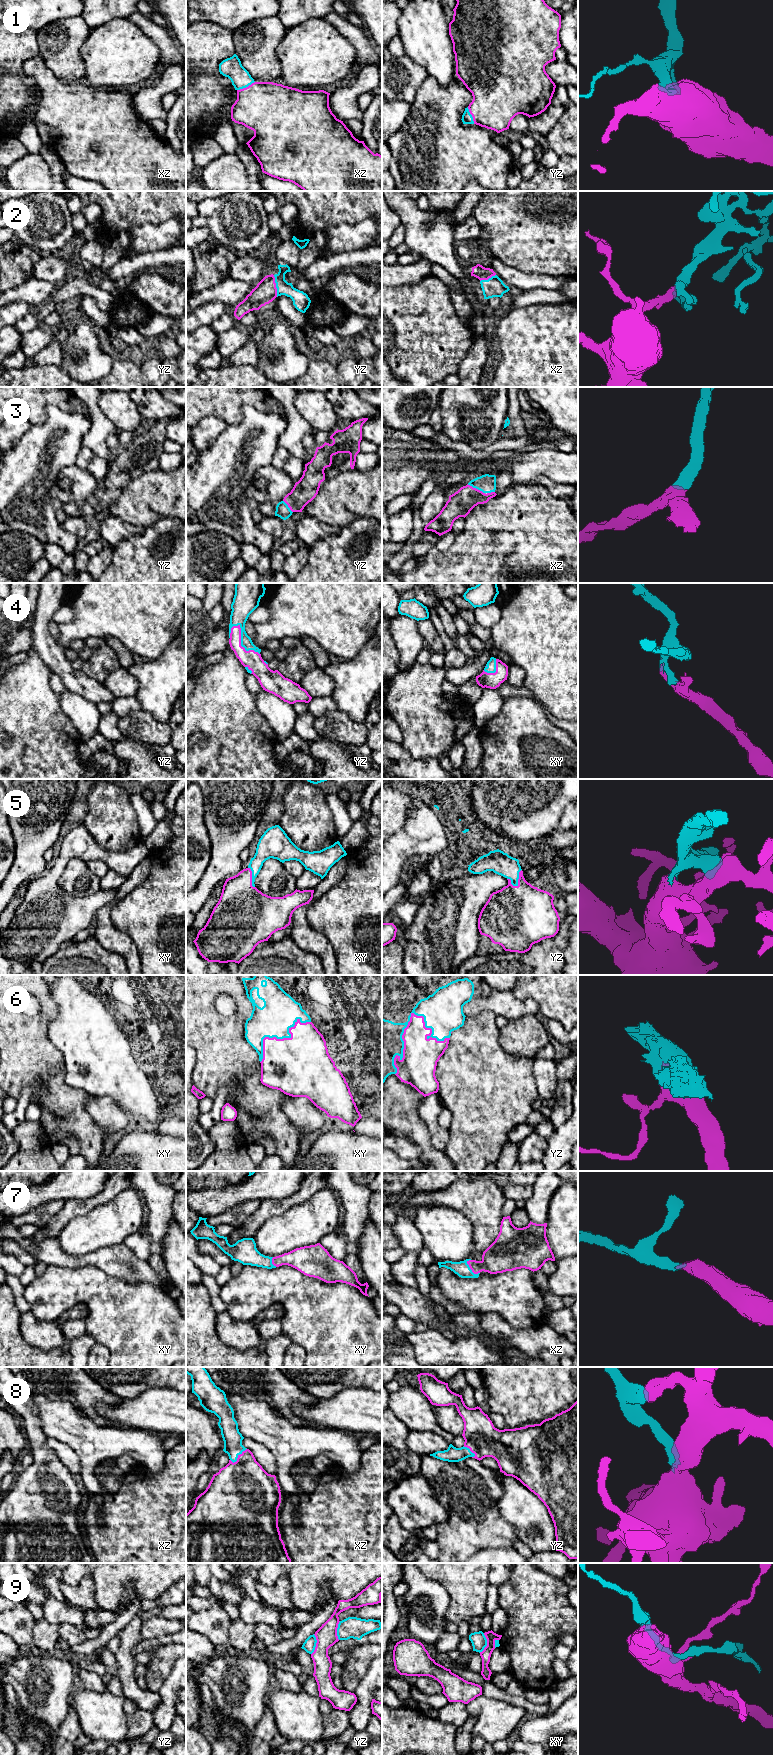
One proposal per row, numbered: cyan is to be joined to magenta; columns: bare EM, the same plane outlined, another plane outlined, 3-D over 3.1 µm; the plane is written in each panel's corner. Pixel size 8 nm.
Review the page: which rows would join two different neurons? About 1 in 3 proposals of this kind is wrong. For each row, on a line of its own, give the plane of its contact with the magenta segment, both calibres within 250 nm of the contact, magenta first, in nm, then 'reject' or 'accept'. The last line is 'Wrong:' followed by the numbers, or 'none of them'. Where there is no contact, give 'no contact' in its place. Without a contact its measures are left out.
1: contact in xz; calibres 420 and 160 nm; accept
2: contact in yz; calibres 180 and 140 nm; accept
3: contact in xz; calibres 200 and 150 nm; accept
4: contact in yz; calibres 140 and 150 nm; accept
5: contact in yz; calibres 400 and 180 nm; accept
6: contact in yz; calibres 240 and 320 nm; accept
7: contact in xz; calibres 240 and 120 nm; accept
8: contact in xz; calibres 440 and 150 nm; accept
9: contact in xy; calibres 80 and 120 nm; reject
Wrong: 9

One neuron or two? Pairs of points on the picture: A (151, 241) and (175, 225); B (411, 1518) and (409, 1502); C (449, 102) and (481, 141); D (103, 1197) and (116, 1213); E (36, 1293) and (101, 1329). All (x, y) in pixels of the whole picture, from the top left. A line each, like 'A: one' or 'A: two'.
A: one
B: one
C: one
D: two
E: one

